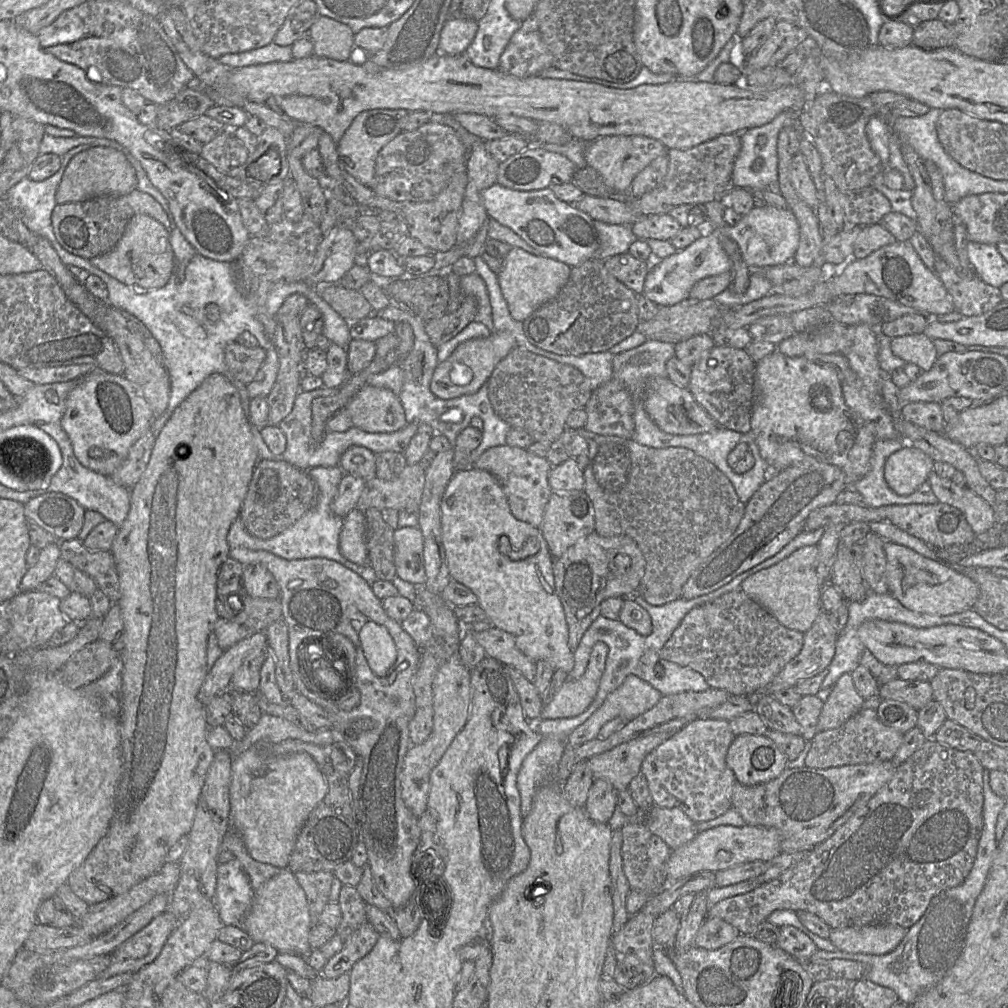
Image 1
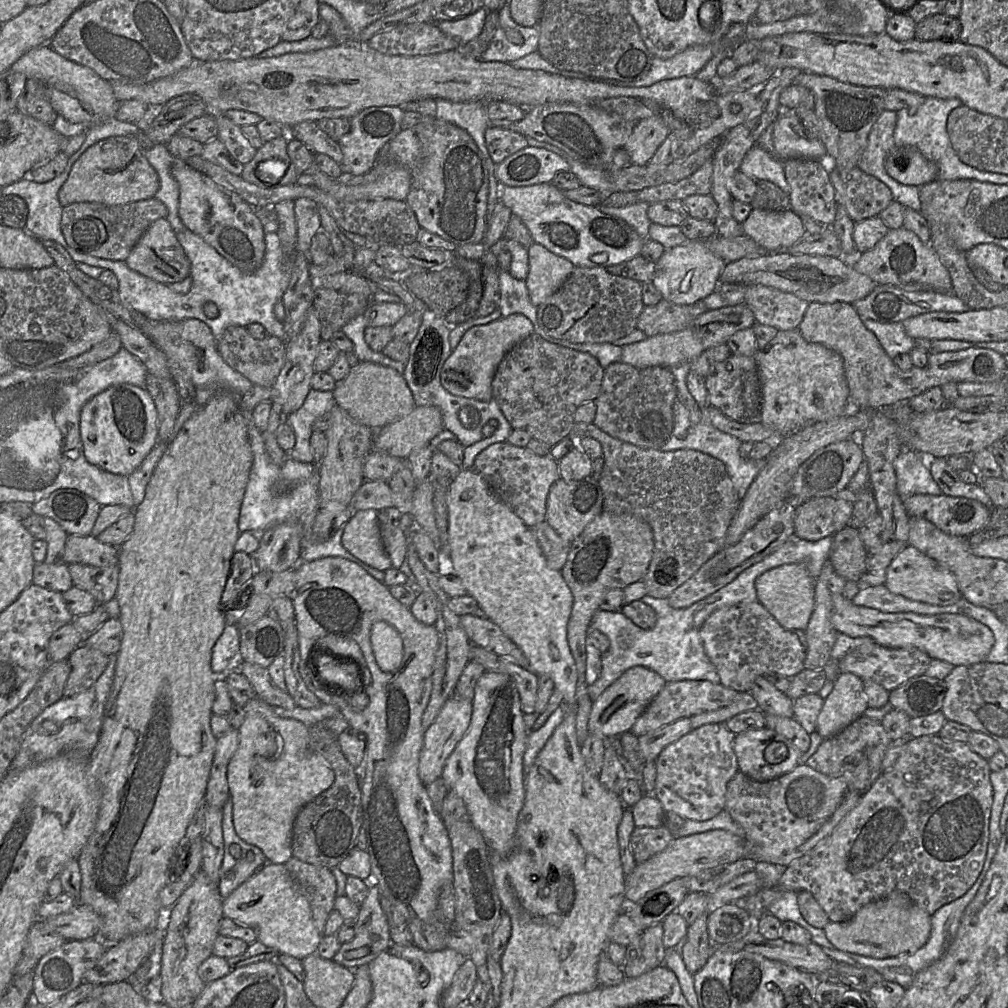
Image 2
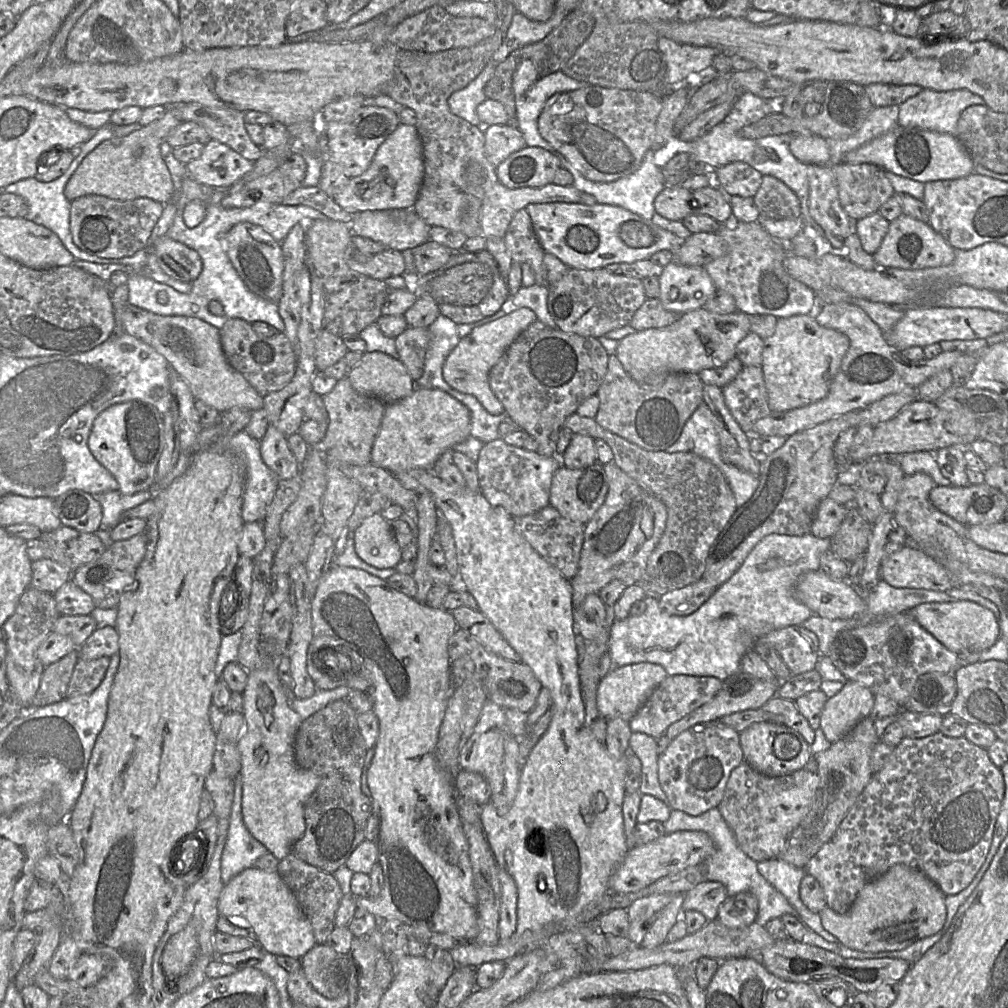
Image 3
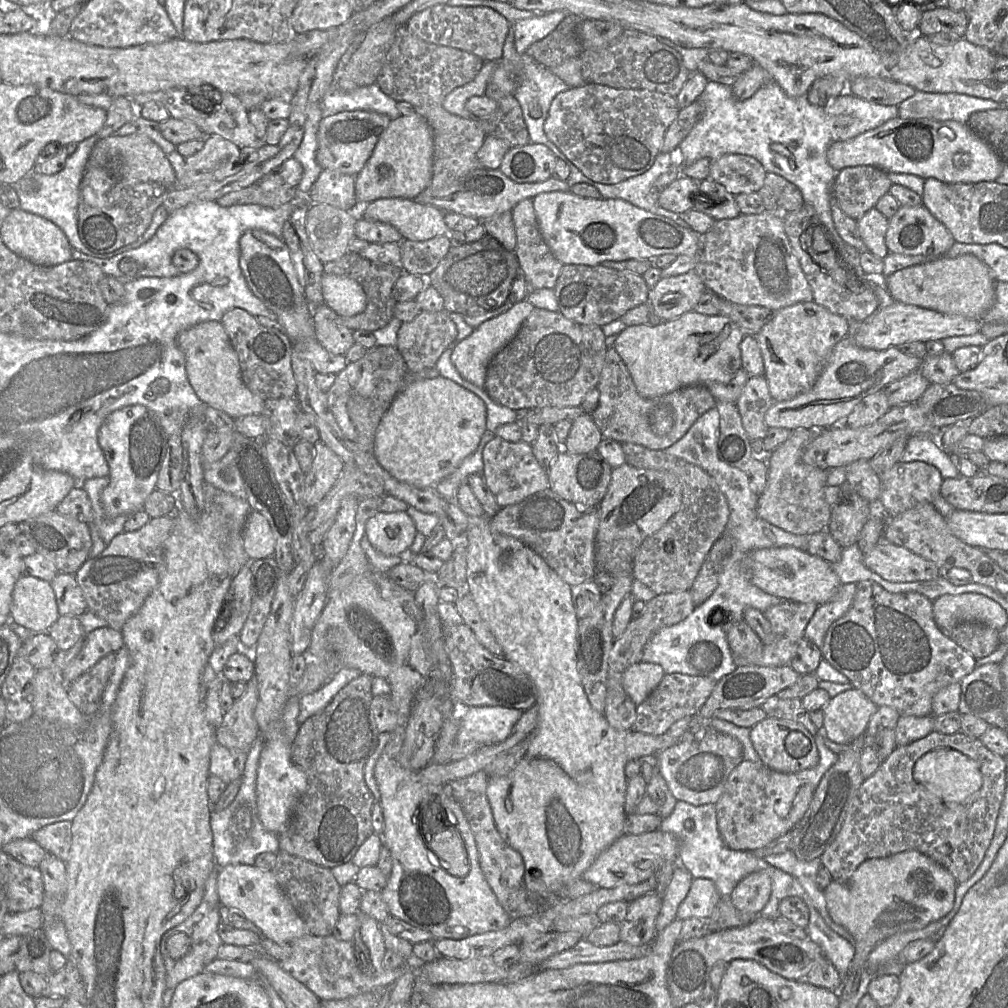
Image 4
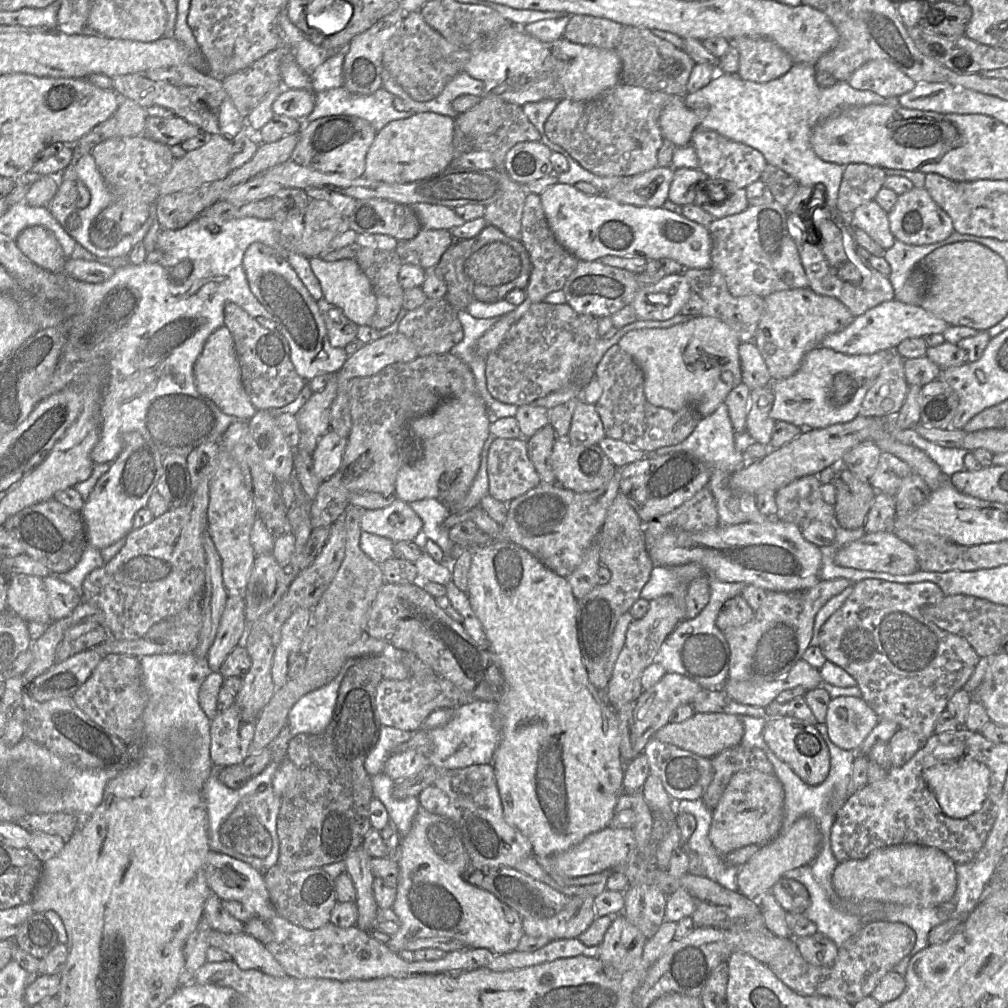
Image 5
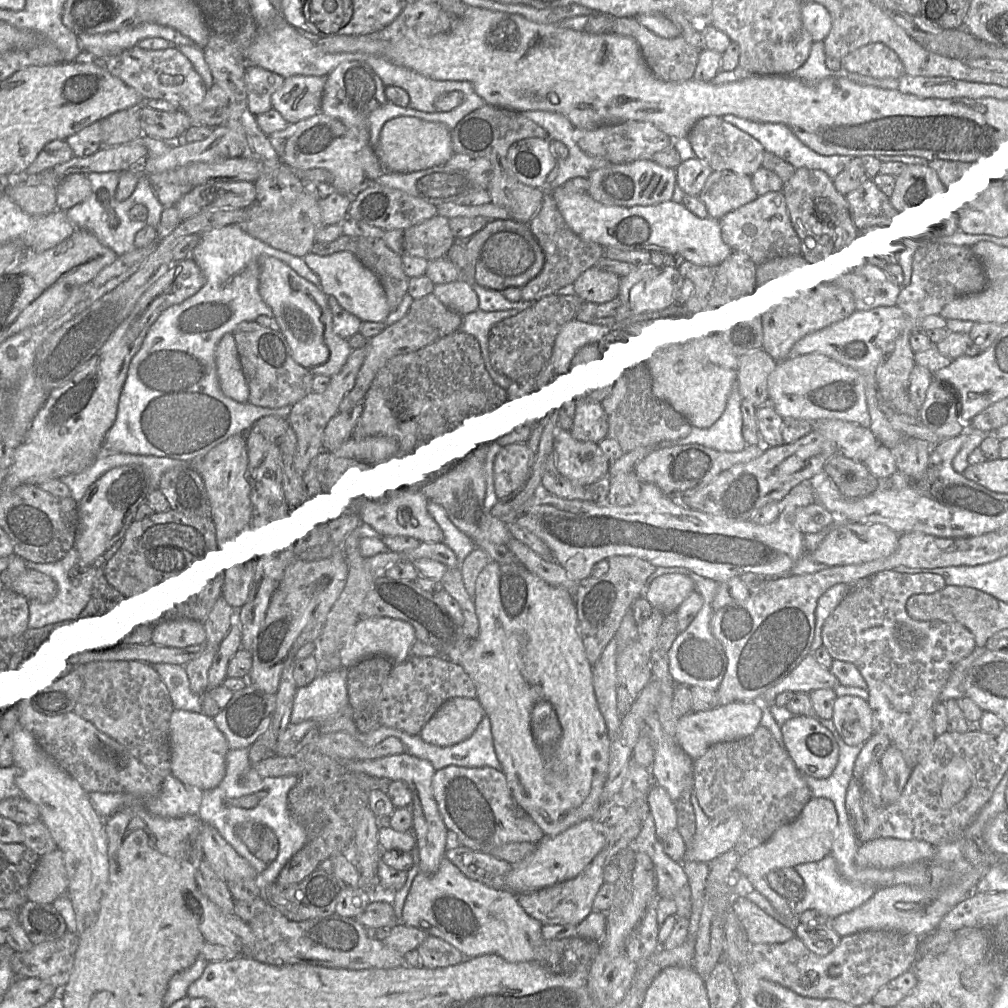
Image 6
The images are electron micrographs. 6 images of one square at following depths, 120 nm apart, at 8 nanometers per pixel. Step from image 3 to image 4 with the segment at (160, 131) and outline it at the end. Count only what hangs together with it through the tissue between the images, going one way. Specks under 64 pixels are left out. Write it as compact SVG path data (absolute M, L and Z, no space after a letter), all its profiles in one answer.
M131 134L128 136L110 135L100 139L92 149L89 158L89 165L93 162L95 165L105 165L109 158L117 157L119 159L118 175L125 184L137 184L144 182L158 182L167 187L168 190L176 187L176 173L172 167L167 155L161 147L143 134Z

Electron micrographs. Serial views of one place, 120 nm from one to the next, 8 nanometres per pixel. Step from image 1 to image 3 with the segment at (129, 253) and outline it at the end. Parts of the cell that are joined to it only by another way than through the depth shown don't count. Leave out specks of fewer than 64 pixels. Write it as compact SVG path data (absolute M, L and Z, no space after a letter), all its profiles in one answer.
M166 235L159 237L151 250L162 271L173 279L192 283L202 271L198 252Z

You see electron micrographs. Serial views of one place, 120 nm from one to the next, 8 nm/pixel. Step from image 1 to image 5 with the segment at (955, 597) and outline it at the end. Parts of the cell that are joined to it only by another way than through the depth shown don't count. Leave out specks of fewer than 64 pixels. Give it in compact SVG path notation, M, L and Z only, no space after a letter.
M892 530L865 533L861 538L844 545L834 556L835 564L860 570L909 575L919 570L916 552L899 539Z

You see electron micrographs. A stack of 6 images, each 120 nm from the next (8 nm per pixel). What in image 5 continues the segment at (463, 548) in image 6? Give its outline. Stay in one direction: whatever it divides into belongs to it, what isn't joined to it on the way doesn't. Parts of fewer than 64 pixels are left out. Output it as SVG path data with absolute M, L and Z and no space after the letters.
M432 498L415 500L409 505L423 521L421 538L436 542L445 558L449 556L455 545L449 538L449 529L443 527L443 522L451 514L449 507Z

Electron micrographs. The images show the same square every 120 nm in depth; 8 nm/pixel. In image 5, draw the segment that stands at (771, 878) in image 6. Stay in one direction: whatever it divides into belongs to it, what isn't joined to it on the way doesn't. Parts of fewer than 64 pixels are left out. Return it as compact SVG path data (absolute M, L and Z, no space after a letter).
M781 877L771 892L785 911L805 915L810 904L810 897L802 883L791 878Z

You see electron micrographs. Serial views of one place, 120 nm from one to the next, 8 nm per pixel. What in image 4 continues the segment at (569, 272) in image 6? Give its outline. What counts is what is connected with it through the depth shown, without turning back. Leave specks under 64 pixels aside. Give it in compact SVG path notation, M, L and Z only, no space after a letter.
M524 199L516 204L512 209L512 217L517 239L514 252L520 265L520 273L523 274L525 281L530 283L534 290L553 289L563 264L556 259L541 235L533 207L533 199Z

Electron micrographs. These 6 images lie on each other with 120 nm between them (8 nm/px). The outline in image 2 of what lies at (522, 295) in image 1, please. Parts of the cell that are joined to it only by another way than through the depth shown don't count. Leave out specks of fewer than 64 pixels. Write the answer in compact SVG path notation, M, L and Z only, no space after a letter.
M533 243L528 249L529 273L525 279L530 301L533 305L541 305L555 293L572 274L575 266L565 258L557 256L544 246Z

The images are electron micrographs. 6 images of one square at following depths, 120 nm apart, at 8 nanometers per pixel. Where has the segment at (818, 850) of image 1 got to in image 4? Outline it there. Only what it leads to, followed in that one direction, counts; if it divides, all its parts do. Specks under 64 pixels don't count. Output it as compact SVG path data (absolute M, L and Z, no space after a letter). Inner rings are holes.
M932 731L928 735L907 745L896 746L881 762L869 778L864 779L856 791L840 831L820 856L821 864L831 874L832 880L847 881L855 869L870 858L885 857L894 853L915 850L945 867L957 883L966 881L978 868L991 843L996 821L1006 789L1006 759L990 751L980 738L973 738L962 731L944 734ZM938 748L952 748L973 759L981 772L981 788L962 802L950 802L932 793L923 784L915 781L913 769L916 761L924 754Z

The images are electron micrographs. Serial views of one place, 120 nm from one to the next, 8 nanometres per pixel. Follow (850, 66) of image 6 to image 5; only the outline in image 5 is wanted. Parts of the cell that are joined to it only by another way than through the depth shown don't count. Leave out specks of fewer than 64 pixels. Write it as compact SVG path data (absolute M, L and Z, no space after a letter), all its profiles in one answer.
M885 60L865 63L849 77L847 83L854 89L872 91L883 97L899 97L916 85L898 67Z

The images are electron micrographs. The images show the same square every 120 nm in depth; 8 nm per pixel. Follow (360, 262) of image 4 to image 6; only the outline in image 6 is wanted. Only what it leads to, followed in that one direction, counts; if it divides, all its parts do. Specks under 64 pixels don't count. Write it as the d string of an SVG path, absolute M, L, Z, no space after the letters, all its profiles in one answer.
M342 234L331 242L315 242L311 251L320 256L331 255L340 251L349 251L354 254L366 268L378 277L385 291L391 312L398 307L408 291L409 278L403 270L401 253L396 253L390 249L383 239Z

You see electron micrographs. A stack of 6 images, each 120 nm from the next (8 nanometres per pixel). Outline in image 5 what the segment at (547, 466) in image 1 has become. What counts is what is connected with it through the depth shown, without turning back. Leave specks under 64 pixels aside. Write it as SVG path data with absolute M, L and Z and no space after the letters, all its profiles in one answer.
M523 437L495 438L493 440L487 456L487 474L489 482L488 494L505 504L542 483L528 456L527 439Z

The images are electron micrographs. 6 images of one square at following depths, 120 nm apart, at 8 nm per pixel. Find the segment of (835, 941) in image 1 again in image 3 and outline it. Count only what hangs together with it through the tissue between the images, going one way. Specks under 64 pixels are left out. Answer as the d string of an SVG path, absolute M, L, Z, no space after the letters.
M898 863L881 876L868 881L859 891L851 907L845 913L837 913L828 906L820 917L823 928L838 939L838 943L859 951L878 952L902 950L919 939L937 933L946 919L945 894L917 868Z

